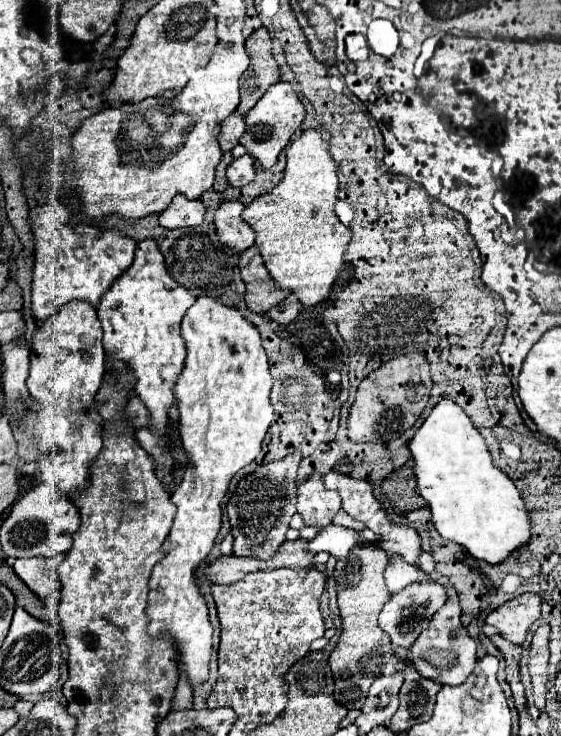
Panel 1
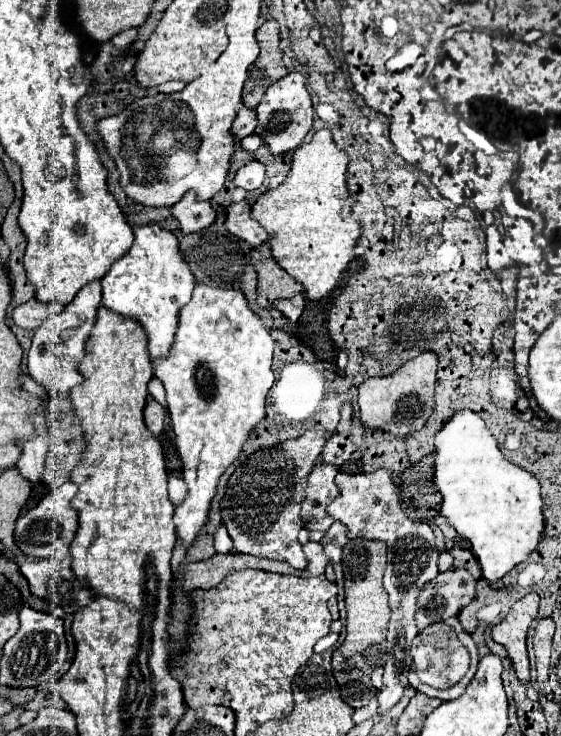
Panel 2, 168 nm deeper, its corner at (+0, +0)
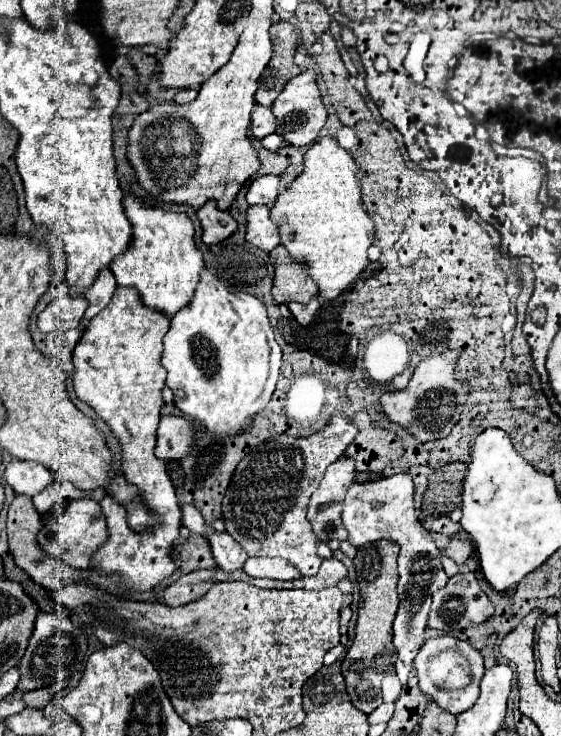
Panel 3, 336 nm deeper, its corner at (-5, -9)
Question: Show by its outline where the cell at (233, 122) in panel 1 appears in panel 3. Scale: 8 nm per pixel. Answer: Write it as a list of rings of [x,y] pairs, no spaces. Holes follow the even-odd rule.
[[[255,105],[253,107],[253,115],[251,115],[251,133],[255,139],[263,139],[271,133],[275,133],[275,115],[271,111],[271,107],[263,107],[263,105]]]

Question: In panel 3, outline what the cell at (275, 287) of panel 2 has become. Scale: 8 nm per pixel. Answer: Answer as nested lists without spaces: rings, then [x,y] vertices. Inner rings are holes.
[[[277,245],[271,253],[271,263],[275,265],[275,281],[273,281],[273,297],[275,303],[307,303],[311,297],[319,293],[315,281],[309,277],[305,263],[293,259],[283,245]]]

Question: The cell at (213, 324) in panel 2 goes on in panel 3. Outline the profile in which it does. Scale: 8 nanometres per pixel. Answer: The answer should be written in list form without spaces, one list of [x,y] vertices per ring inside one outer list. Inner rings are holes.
[[[203,267],[191,303],[171,317],[171,329],[163,343],[161,363],[167,369],[167,387],[175,395],[175,405],[185,415],[201,421],[211,435],[237,435],[245,431],[251,425],[251,417],[269,403],[275,391],[281,369],[281,347],[273,337],[265,305],[255,295],[239,291],[225,279],[219,279],[209,267]]]

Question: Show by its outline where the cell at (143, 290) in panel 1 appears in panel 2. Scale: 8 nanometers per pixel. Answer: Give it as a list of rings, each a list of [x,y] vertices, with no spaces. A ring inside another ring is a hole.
[[[158,224],[134,226],[134,246],[130,254],[120,258],[102,278],[102,306],[142,326],[148,336],[148,356],[154,368],[156,362],[170,354],[180,308],[190,302],[194,284],[194,276],[182,260],[178,240],[172,232],[162,230]]]

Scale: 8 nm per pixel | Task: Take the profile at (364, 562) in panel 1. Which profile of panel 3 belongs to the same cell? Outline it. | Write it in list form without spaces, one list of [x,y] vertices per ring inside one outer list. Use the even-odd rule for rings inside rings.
[[[375,541],[359,547],[353,559],[357,569],[357,583],[361,585],[361,603],[355,627],[355,641],[345,655],[341,671],[353,705],[363,713],[371,713],[381,705],[381,681],[385,675],[395,673],[395,645],[391,641],[393,639],[391,625],[399,607],[397,557],[399,557],[397,543]]]

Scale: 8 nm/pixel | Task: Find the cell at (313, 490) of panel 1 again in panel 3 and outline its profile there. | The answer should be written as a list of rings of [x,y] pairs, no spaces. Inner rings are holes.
[[[343,455],[327,467],[323,481],[319,483],[317,491],[309,501],[307,519],[323,543],[331,539],[339,541],[347,539],[347,531],[339,515],[343,509],[343,495],[347,493],[347,487],[351,487],[353,481],[355,481],[355,461]]]

